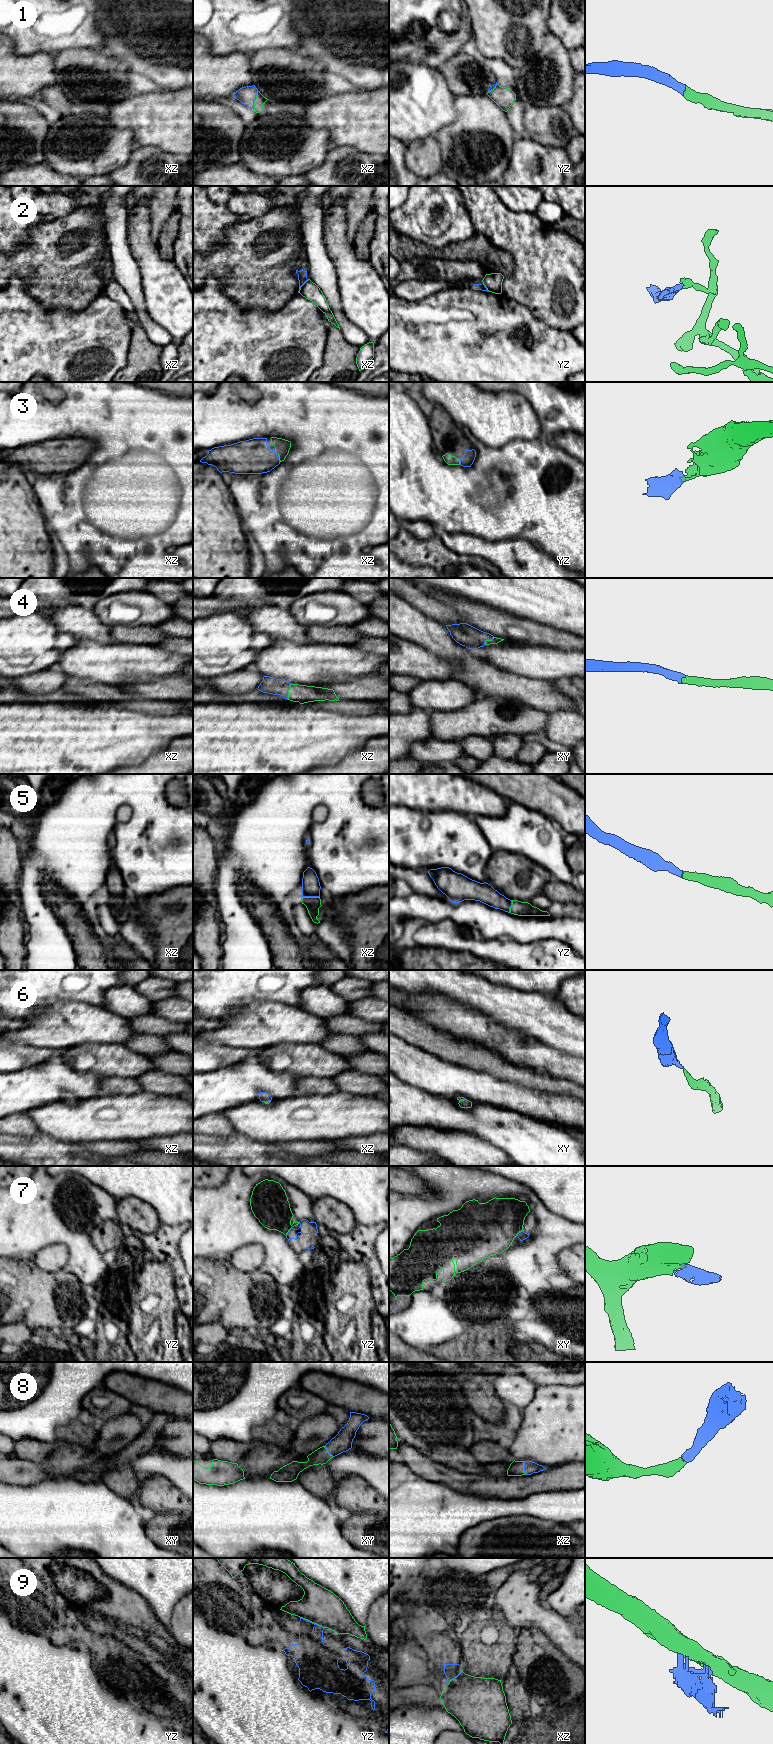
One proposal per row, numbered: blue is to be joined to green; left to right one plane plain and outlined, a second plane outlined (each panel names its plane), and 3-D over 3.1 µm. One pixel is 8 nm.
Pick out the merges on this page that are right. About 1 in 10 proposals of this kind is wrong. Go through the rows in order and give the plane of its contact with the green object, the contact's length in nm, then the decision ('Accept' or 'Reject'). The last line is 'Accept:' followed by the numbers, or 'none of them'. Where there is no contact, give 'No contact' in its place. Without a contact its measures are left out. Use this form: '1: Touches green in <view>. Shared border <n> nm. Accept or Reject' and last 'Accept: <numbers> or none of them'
1: Touches green in xz. Shared border 160 nm. Accept
2: Touches green in xz. Shared border 140 nm. Reject
3: Touches green in xz. Shared border 110 nm. Accept
4: Touches green in xz. Shared border 130 nm. Accept
5: Touches green in xz. Shared border 140 nm. Accept
6: Touches green in xz. Shared border 60 nm. Accept
7: Touches green in xy. Shared border 90 nm. Accept
8: Touches green in xz. Shared border 110 nm. Accept
9: Touches green in yz. Shared border 220 nm. Reject
Accept: 1, 3, 4, 5, 6, 7, 8

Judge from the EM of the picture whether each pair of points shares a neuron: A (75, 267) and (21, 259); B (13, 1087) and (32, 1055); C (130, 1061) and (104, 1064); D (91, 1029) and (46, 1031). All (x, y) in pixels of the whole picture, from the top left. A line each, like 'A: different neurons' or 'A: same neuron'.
A: same neuron
B: different neurons
C: same neuron
D: same neuron

